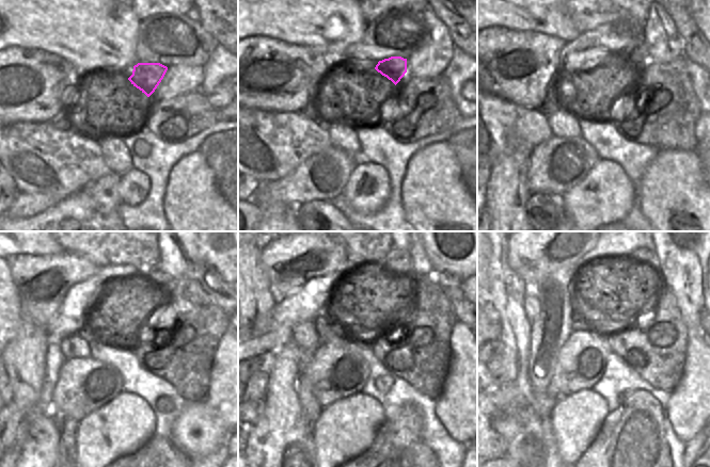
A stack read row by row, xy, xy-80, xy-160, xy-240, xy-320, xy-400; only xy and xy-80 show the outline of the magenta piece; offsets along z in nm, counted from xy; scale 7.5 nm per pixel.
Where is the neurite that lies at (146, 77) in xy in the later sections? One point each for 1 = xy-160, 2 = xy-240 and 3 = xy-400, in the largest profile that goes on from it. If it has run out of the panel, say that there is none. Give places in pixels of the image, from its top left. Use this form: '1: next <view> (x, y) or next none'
1: next xy-160 (636, 57)
2: next xy-240 (159, 279)
3: next xy-400 (642, 256)

